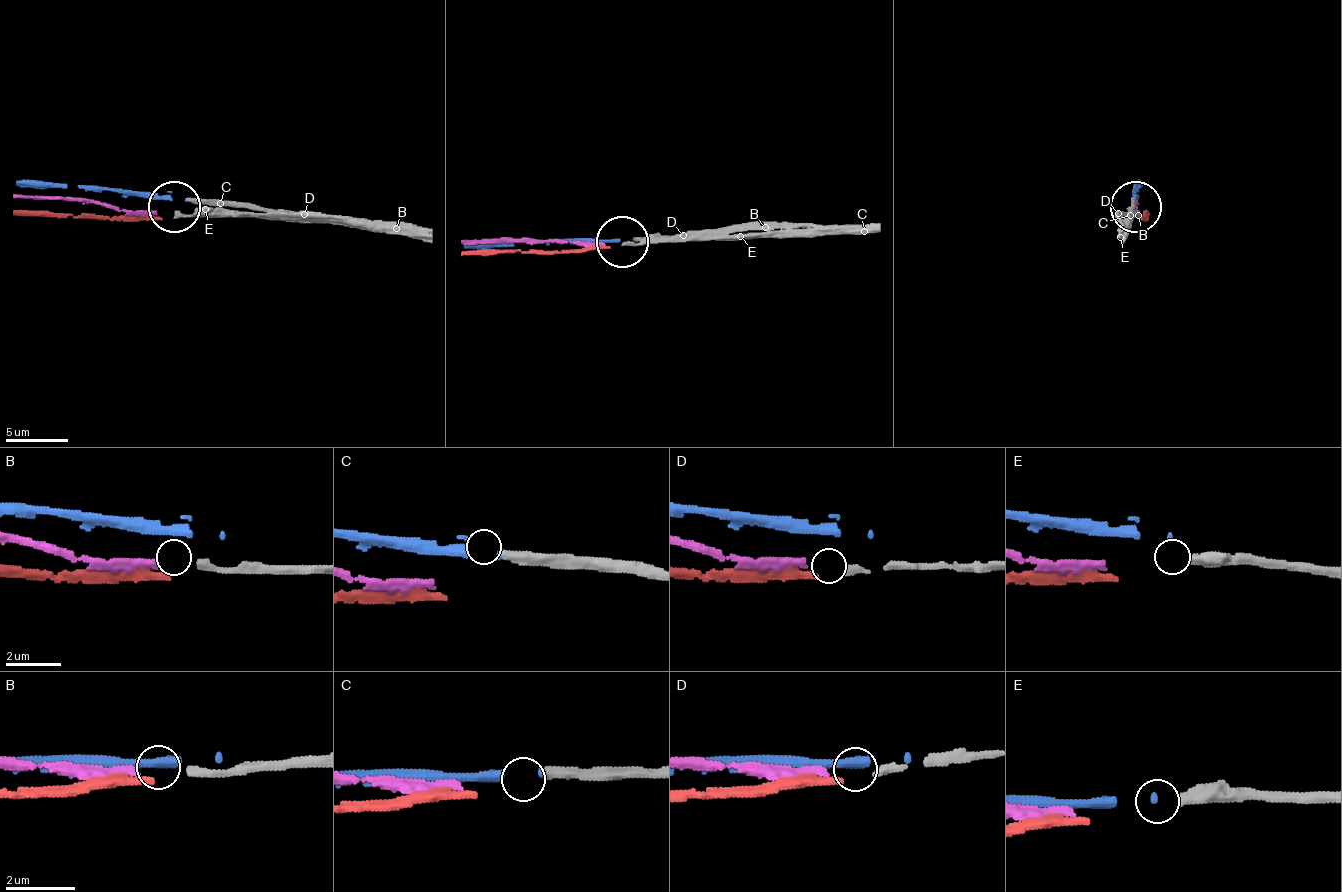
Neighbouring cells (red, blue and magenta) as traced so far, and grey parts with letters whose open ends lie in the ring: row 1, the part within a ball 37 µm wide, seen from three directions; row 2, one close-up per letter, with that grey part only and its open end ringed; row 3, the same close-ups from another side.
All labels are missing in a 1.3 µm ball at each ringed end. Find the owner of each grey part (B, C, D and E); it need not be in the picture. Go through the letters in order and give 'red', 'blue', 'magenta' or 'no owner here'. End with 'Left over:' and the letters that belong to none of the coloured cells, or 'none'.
B: magenta
C: blue
D: red
E: no owner here
Left over: E

